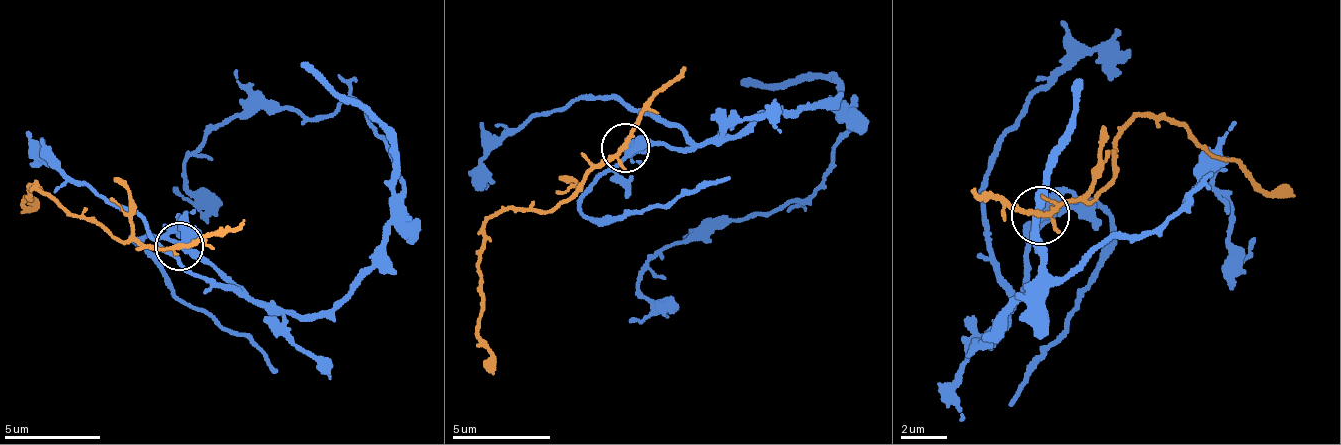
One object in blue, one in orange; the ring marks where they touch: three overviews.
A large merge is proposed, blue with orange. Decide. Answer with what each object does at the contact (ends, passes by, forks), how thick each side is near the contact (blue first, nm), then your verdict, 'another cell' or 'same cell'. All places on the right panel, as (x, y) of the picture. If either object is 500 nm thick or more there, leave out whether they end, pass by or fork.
blue forks; orange forks; calibres 380 and 180 nm; same cell

